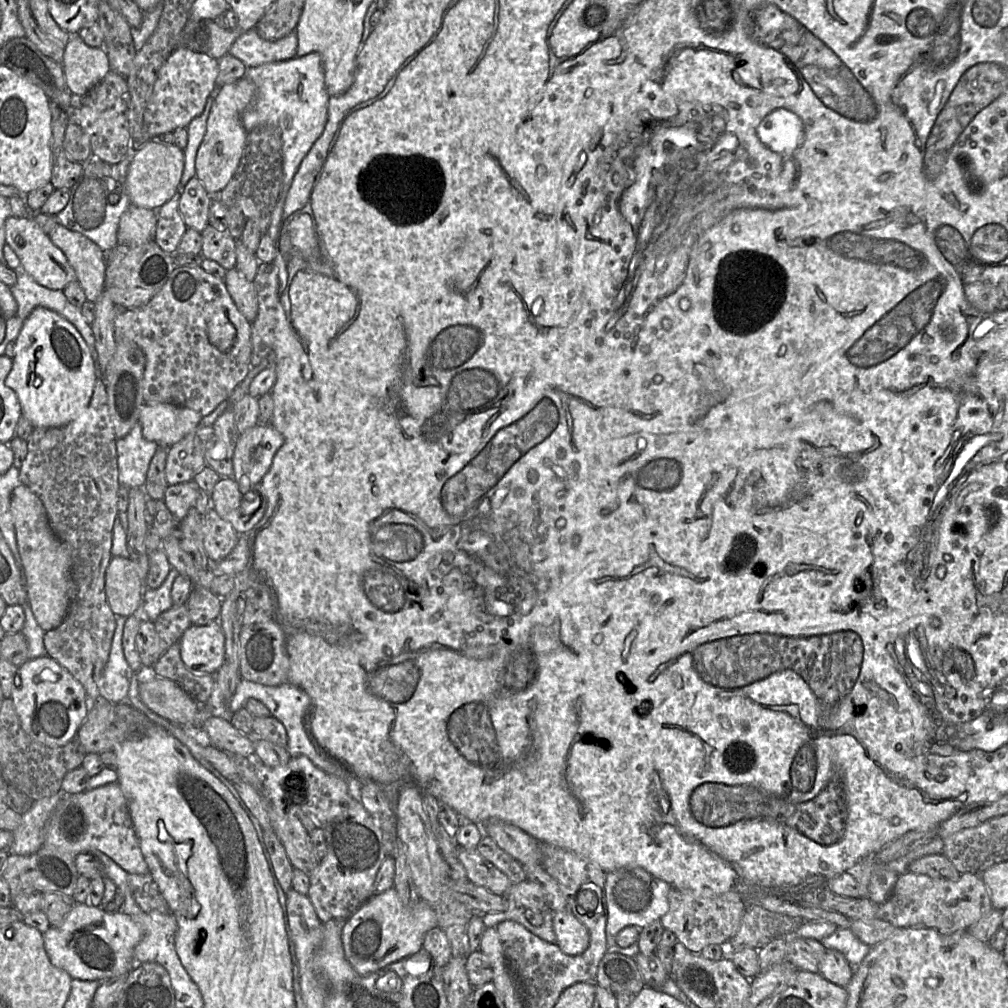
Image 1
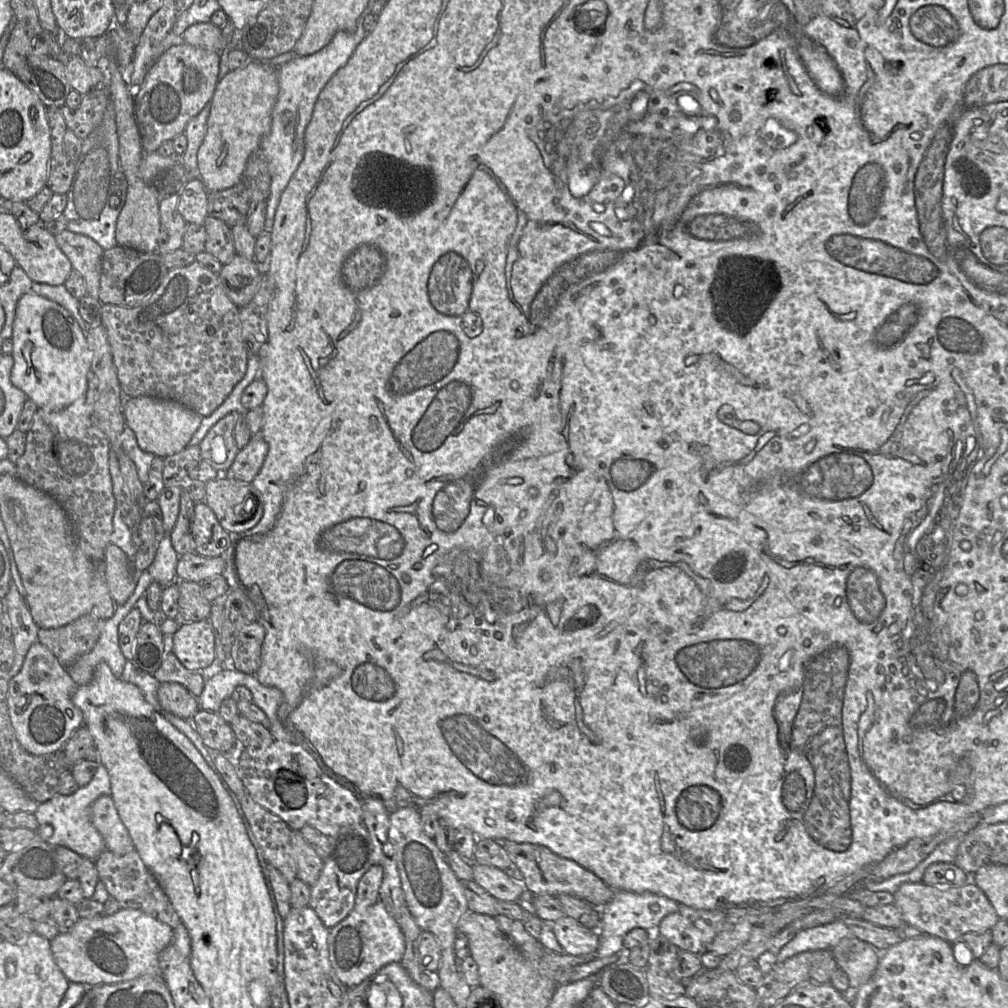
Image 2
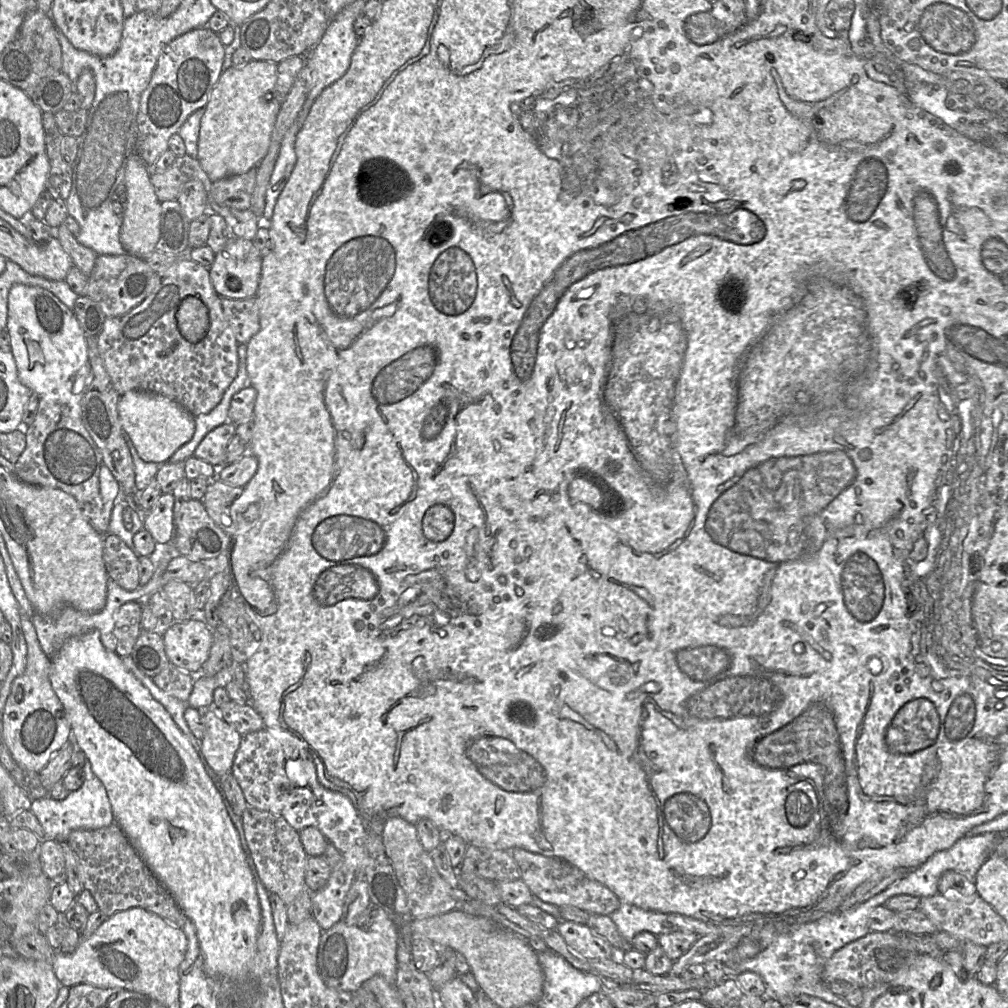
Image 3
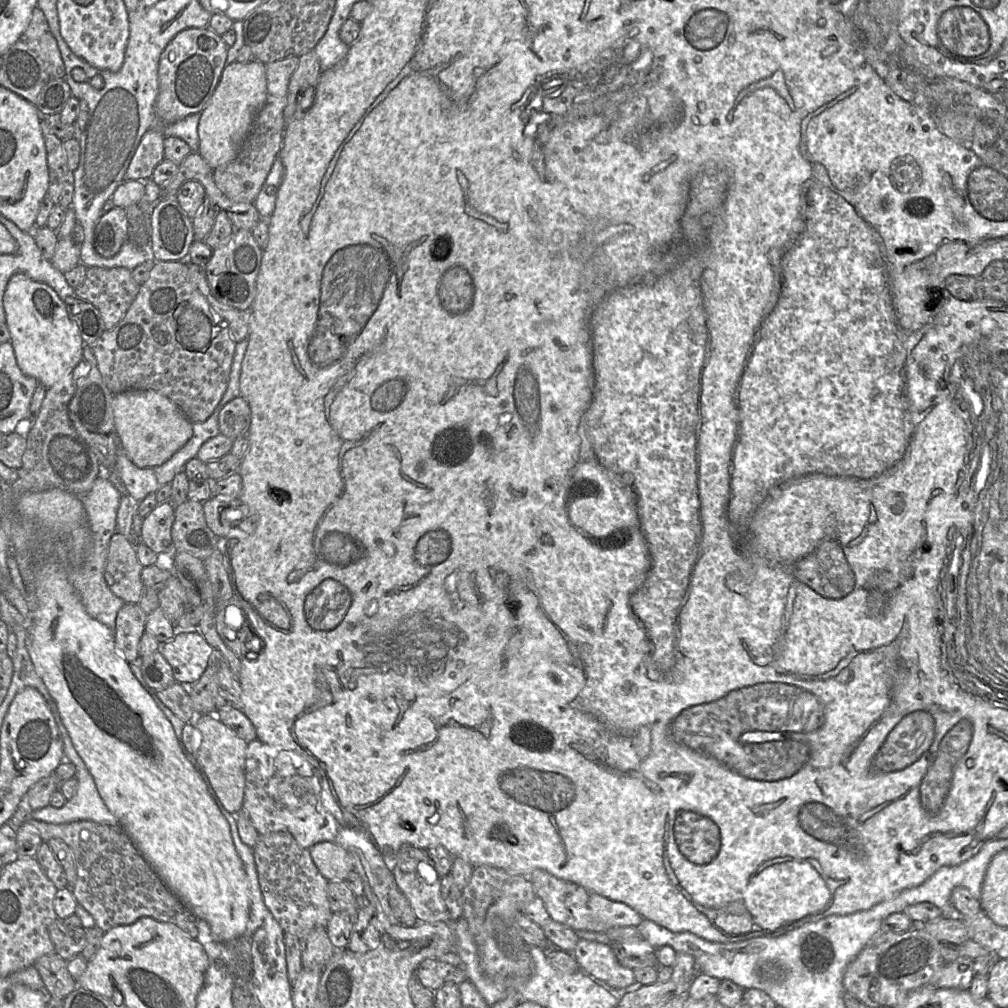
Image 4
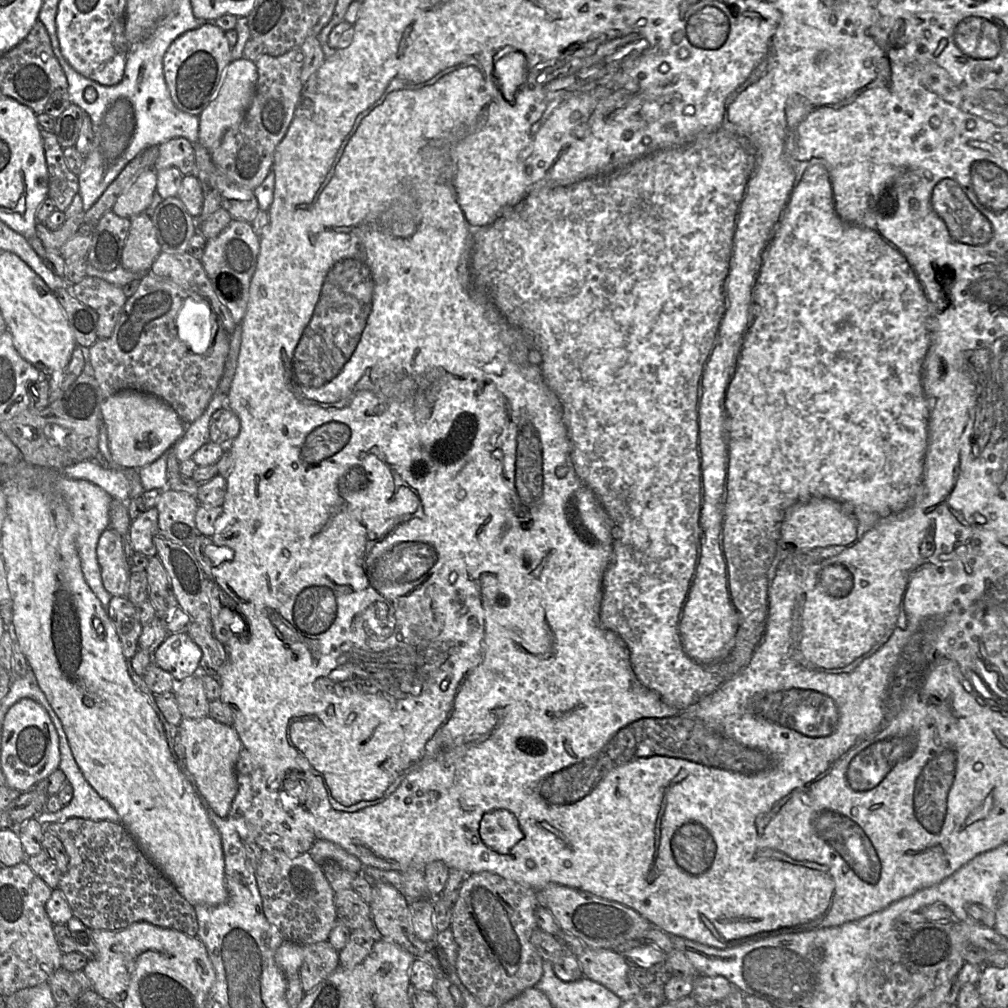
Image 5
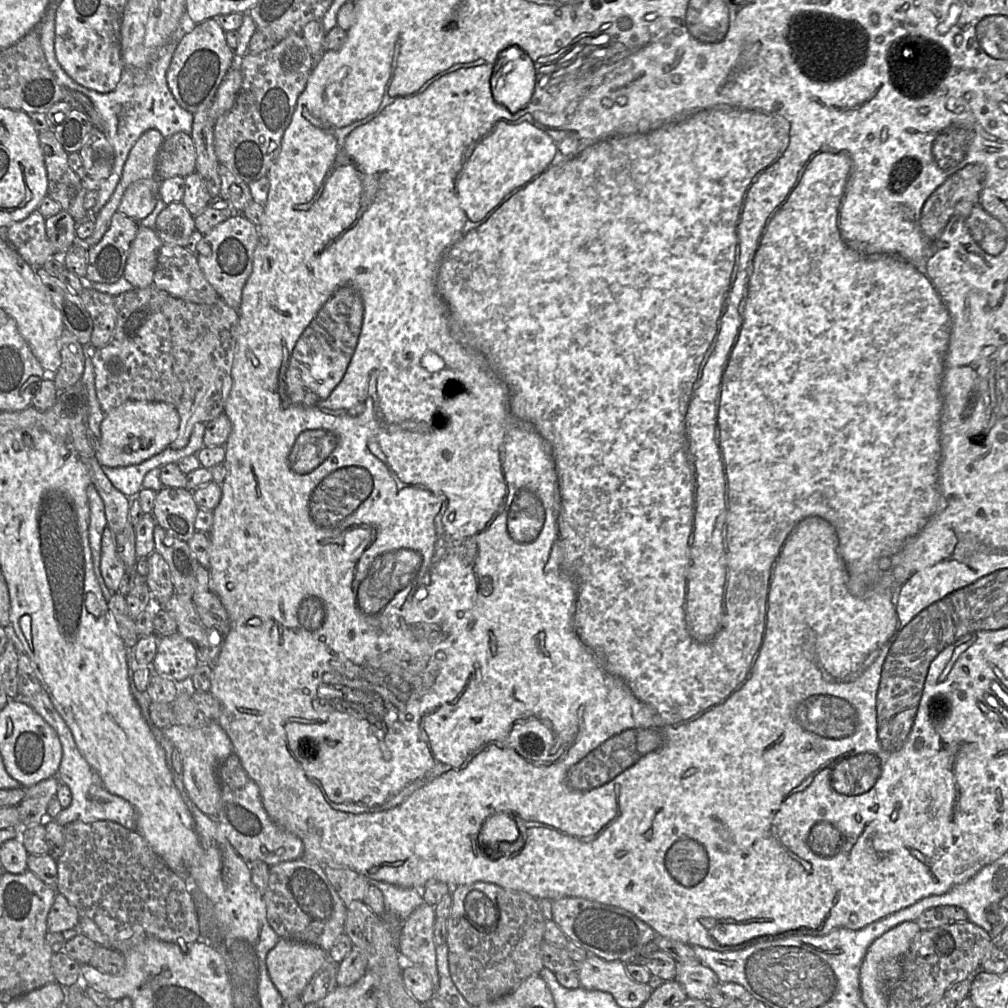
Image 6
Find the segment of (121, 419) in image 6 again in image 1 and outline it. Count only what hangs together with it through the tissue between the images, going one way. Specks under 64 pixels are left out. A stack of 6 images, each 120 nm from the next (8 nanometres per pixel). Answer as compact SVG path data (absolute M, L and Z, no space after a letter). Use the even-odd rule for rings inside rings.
M146 402L139 423L145 439L159 446L171 447L200 423L202 415L187 407L170 403Z

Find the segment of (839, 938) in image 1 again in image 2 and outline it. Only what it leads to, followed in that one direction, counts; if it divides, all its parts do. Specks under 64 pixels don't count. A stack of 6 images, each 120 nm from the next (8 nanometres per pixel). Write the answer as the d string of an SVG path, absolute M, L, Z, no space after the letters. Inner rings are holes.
M851 935L833 947L831 953L838 967L849 978L849 988L842 994L852 1005L860 987L867 983L875 973L881 952L871 944Z

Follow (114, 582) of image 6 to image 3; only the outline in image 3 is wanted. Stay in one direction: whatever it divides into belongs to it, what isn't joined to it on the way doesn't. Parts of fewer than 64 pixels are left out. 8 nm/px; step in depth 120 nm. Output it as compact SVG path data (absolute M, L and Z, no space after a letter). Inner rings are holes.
M114 534L104 536L103 561L110 579L127 591L139 587L139 556Z

